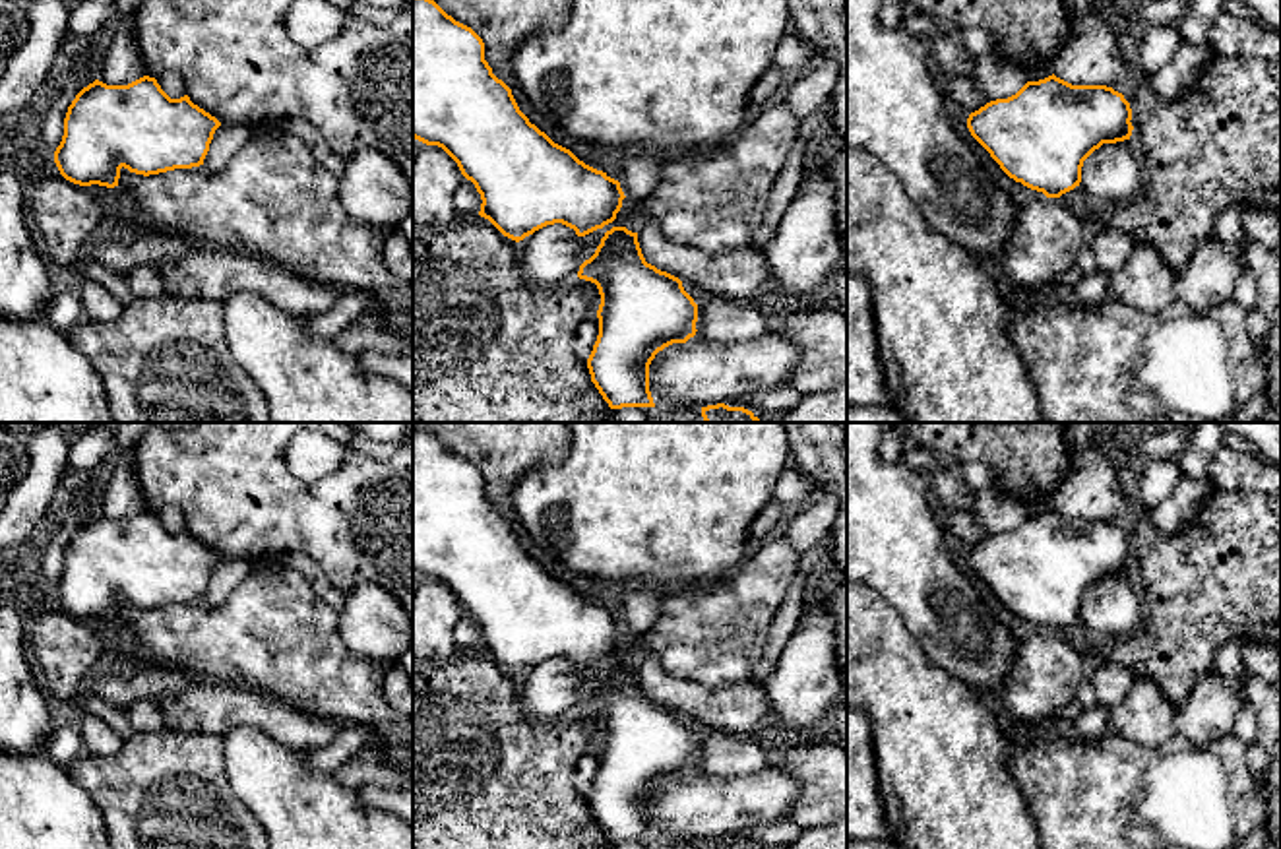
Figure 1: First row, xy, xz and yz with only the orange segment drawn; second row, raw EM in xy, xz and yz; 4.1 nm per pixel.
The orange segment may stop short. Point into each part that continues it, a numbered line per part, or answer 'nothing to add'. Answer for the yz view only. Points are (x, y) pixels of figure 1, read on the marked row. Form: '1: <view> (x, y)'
nothing to add

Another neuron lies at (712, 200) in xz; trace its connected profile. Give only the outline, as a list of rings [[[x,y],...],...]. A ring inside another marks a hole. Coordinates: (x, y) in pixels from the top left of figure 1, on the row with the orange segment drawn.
[[[785,99],[752,112],[736,138],[717,147],[690,151],[678,161],[665,163],[655,186],[640,200],[624,198],[616,219],[603,229],[578,236],[574,229],[554,223],[517,242],[517,258],[531,281],[558,283],[576,279],[579,266],[589,260],[601,238],[612,227],[638,233],[649,215],[661,233],[674,244],[723,256],[752,246],[752,235],[762,225],[769,194],[787,163],[798,136],[800,120]]]

